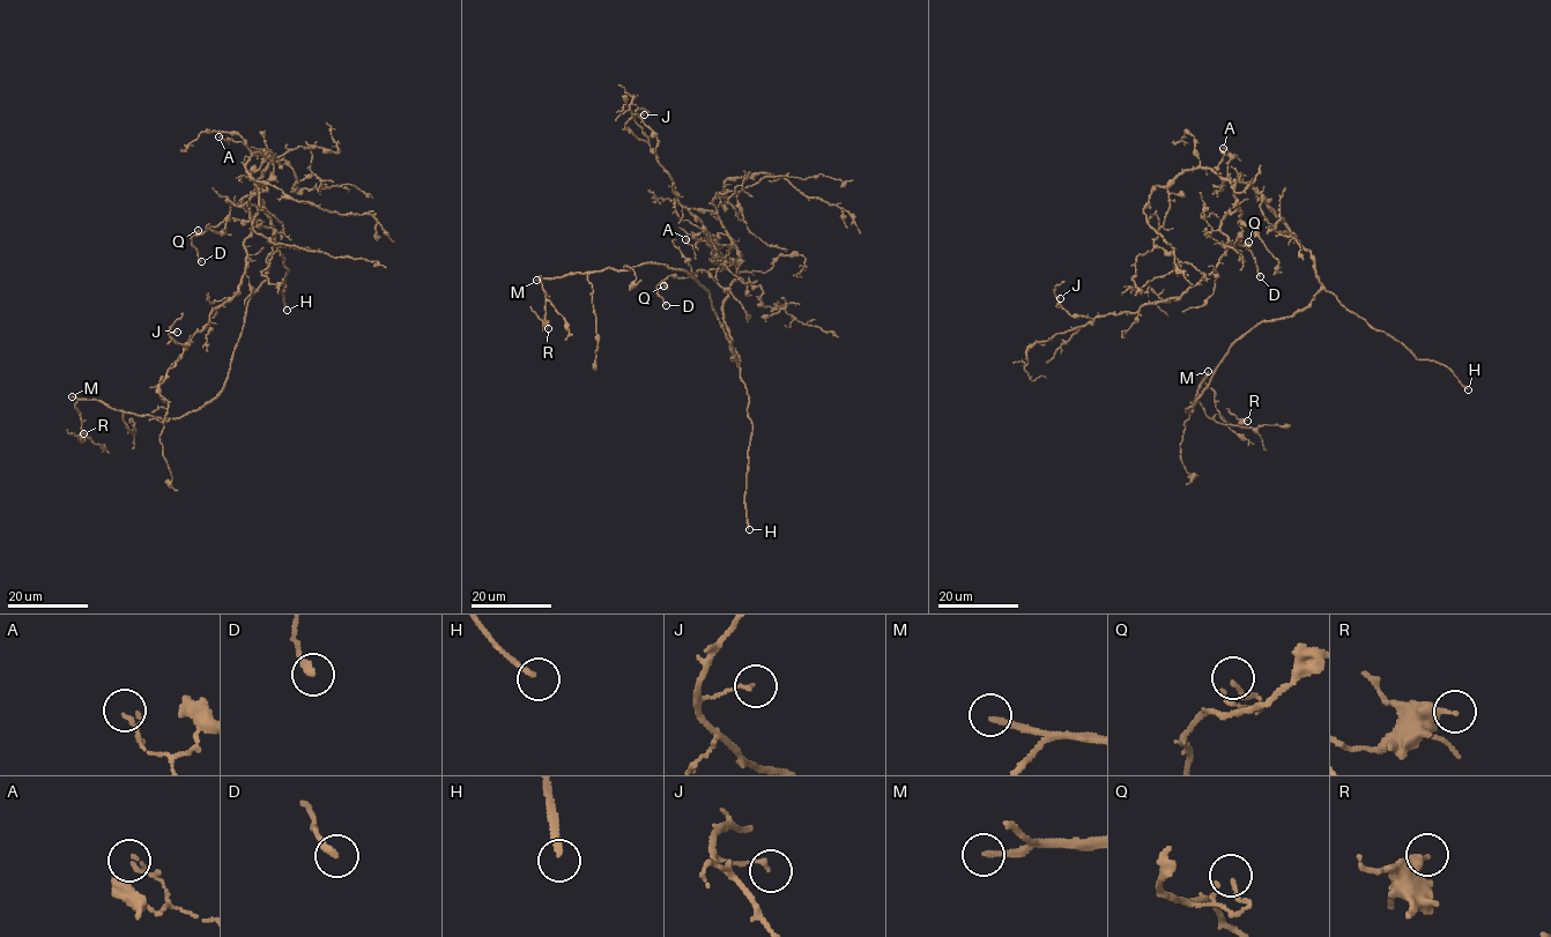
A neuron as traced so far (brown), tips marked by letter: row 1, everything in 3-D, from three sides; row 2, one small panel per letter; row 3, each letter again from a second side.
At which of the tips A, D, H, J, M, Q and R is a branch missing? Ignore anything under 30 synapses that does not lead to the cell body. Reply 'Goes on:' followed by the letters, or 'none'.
Goes on: H, M

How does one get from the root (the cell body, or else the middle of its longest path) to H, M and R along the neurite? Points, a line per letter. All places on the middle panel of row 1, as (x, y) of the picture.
H: (729, 329), (731, 346), (739, 358), (740, 378), (748, 396), (747, 417), (752, 424), (744, 493), (749, 529)
M: (729, 329), (739, 365), (732, 359), (733, 347), (709, 292), (685, 272), (662, 264), (536, 280)
R: (729, 329), (739, 365), (706, 290), (685, 272), (653, 262), (540, 276), (548, 328)

